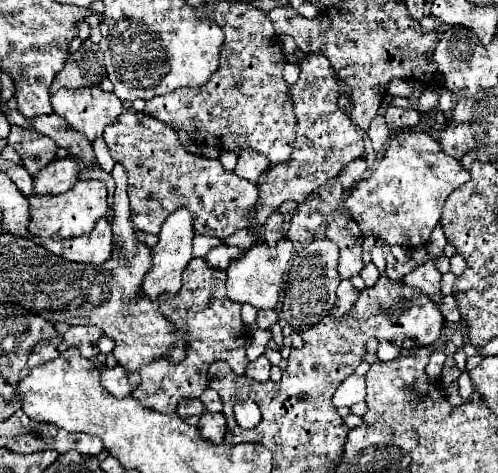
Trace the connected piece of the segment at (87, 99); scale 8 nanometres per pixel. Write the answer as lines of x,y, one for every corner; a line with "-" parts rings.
87,86
87,88
75,88
75,90
59,90
51,96
51,104
55,114
65,118
75,130
83,132
89,140
95,140
103,134
103,128
107,124
117,122
117,118
123,114
123,104
113,92
103,92
99,86

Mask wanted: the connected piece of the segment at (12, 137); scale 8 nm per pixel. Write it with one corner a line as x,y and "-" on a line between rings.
13,124
7,142
23,158
25,168
31,176
55,160
55,142
51,142
47,136
37,134
35,130

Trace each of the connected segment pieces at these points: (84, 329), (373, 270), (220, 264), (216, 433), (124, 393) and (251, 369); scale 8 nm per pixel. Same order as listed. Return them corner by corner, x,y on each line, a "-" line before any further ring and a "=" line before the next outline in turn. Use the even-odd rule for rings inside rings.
71,326
65,336
63,336
63,342
59,346
59,350
67,350
71,346
79,348
79,352
87,358
95,358
99,354
99,348
97,348
97,342
99,338
103,336
103,330
99,330
97,326
=
369,262
369,264
363,268
363,272
361,272
361,278
365,280
367,288
371,288
371,286
379,280
379,276
381,276
381,272
377,270
377,266
375,266
373,262
=
217,246
213,248
207,256
205,262
211,264
211,268
219,268
219,270
227,270
229,262
241,258
247,252
247,248
237,248
237,246
=
207,412
205,416
201,416
197,428
199,428
201,438
203,438
203,440
209,440
209,442
213,442
213,444
223,442
223,436
225,436
225,432
227,432
223,414
211,414
211,412
=
115,366
115,368
103,368
101,370
101,382
115,398
127,398
141,384
141,376
139,374
127,374
127,370
123,370
121,366
=
261,356
255,362
249,362
247,366
247,376
259,382
267,382
269,380
269,370
271,370
271,362
267,360
267,356

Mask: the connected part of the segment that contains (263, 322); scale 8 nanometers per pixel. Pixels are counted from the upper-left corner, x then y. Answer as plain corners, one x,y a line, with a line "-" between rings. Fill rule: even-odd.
259,310
259,314
257,314
257,326
259,328
271,328
275,322
277,322
275,310

